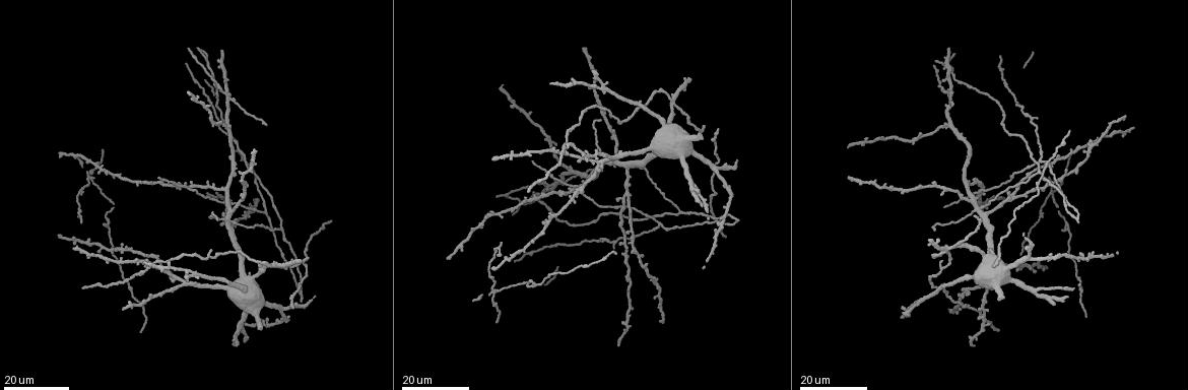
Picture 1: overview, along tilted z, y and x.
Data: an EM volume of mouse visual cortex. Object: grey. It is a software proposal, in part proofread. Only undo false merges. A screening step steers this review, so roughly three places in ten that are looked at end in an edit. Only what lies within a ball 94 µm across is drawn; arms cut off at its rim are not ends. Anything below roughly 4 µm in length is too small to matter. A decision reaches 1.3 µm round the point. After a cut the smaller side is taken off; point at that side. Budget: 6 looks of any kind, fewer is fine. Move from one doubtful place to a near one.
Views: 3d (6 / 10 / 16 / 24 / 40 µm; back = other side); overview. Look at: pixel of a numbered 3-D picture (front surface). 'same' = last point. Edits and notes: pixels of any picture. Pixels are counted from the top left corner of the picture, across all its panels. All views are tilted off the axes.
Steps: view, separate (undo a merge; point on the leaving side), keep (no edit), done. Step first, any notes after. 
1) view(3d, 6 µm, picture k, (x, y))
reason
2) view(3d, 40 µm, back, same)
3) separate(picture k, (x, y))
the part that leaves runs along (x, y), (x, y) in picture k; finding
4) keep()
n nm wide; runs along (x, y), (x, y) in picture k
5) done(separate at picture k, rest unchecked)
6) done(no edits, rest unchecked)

view(3d, 16 µm, picture 1, (229, 98))

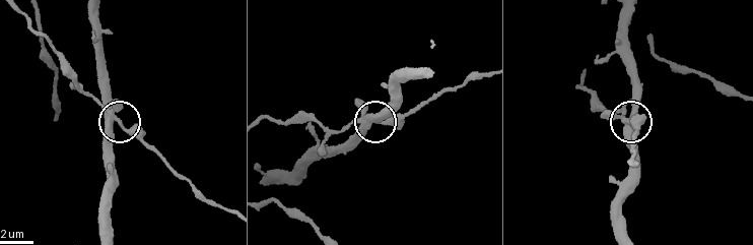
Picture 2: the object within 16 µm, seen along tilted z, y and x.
view(3d, 10 µm, picture 2, (629, 124))

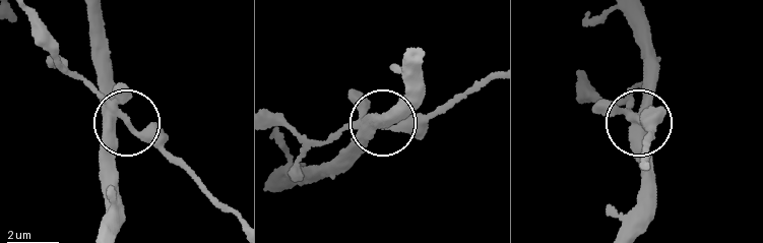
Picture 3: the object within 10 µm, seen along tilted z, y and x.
view(3d, 10 µm, back, picture 3, (126, 116))
from behind

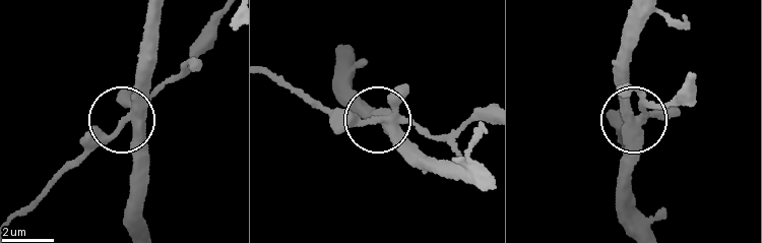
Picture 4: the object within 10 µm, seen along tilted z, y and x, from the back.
separate(picture 4, (105, 139))
side arm 16 µm; a second cell is stuck on

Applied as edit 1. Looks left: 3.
view(overview)

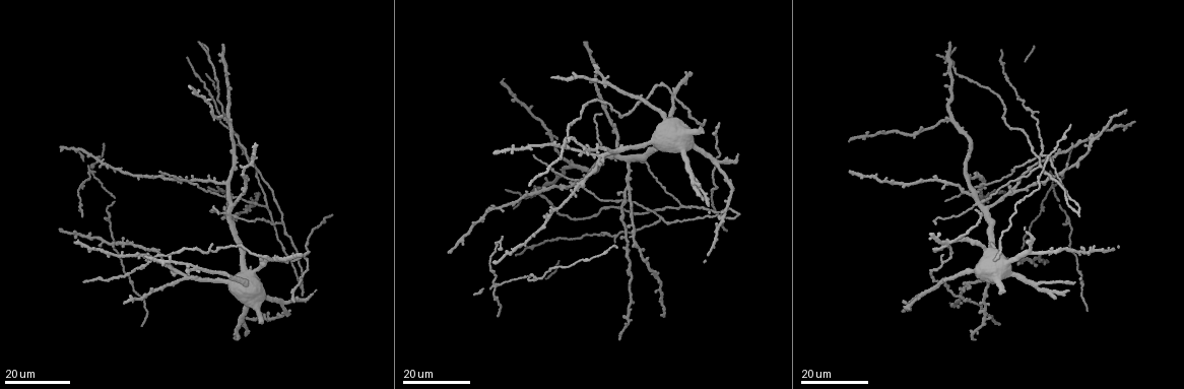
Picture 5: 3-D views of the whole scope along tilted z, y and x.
view(3d, 24 µm, picture 5, (571, 163))

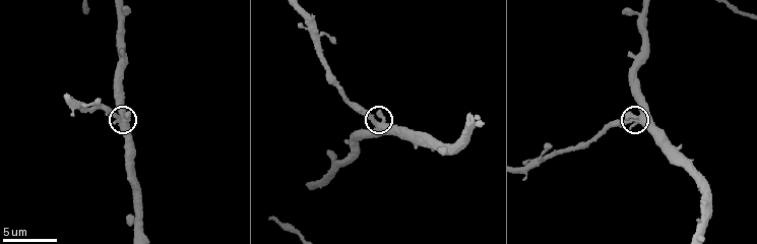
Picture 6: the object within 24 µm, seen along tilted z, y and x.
view(3d, 6 µm, picture 6, (376, 125))

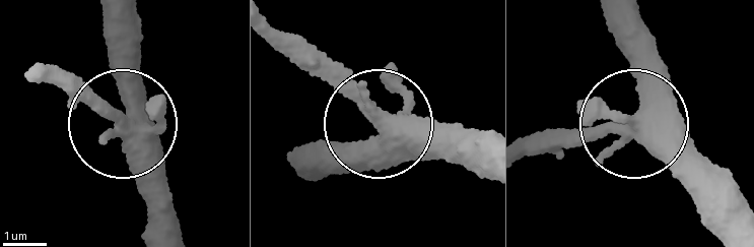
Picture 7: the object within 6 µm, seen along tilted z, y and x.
keep()
side arm 27 µm; continuous, no second cell

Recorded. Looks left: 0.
done(separate at picture 4, rest unchecked)

